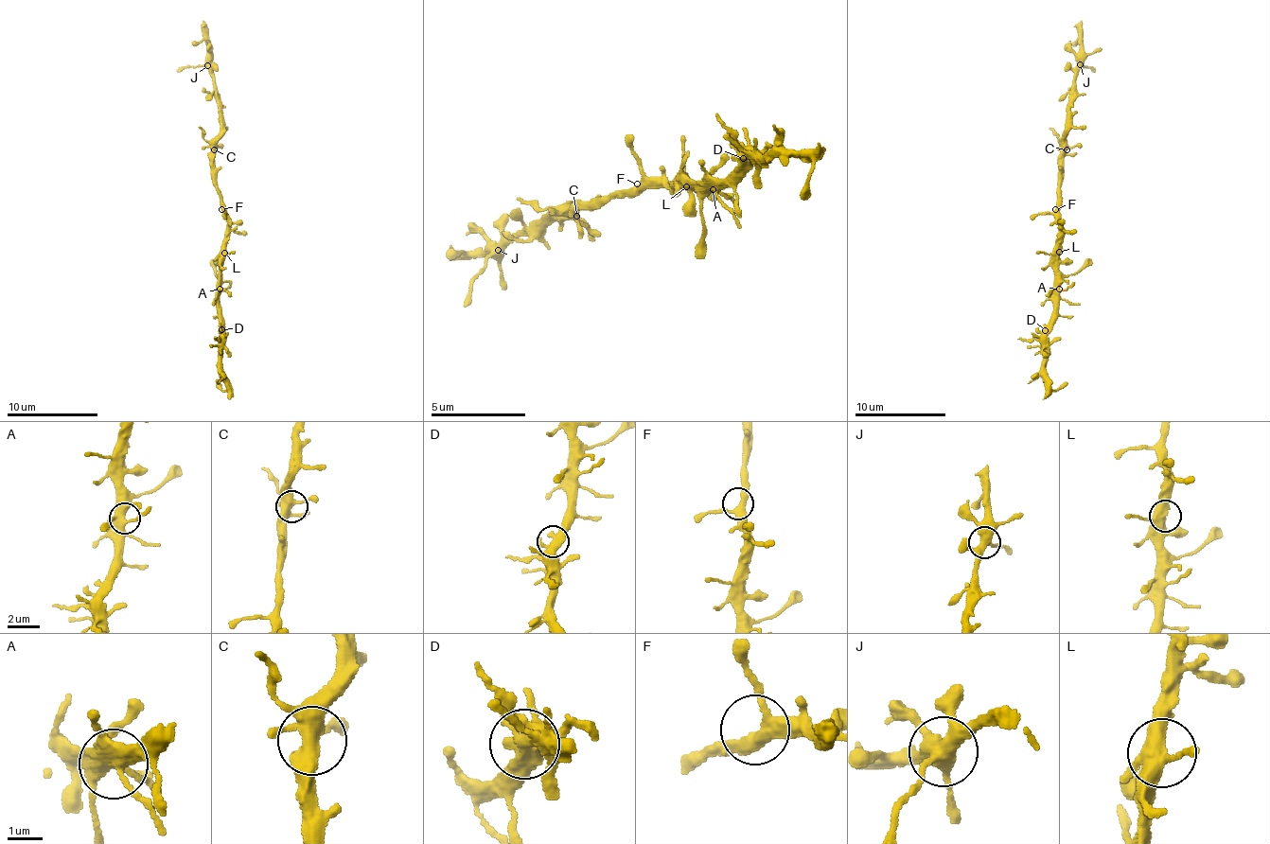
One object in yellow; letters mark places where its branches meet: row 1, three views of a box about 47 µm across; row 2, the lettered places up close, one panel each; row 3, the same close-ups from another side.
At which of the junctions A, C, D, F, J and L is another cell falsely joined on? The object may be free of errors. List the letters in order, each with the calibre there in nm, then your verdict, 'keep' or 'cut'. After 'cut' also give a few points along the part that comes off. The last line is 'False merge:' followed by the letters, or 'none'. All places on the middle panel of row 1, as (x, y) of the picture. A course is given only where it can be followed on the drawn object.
A: calibre 420 nm; keep
C: calibre 440 nm; keep
D: calibre 400 nm; keep
F: calibre 320 nm; keep
J: calibre 440 nm; keep
L: calibre 440 nm; keep
False merge: none

